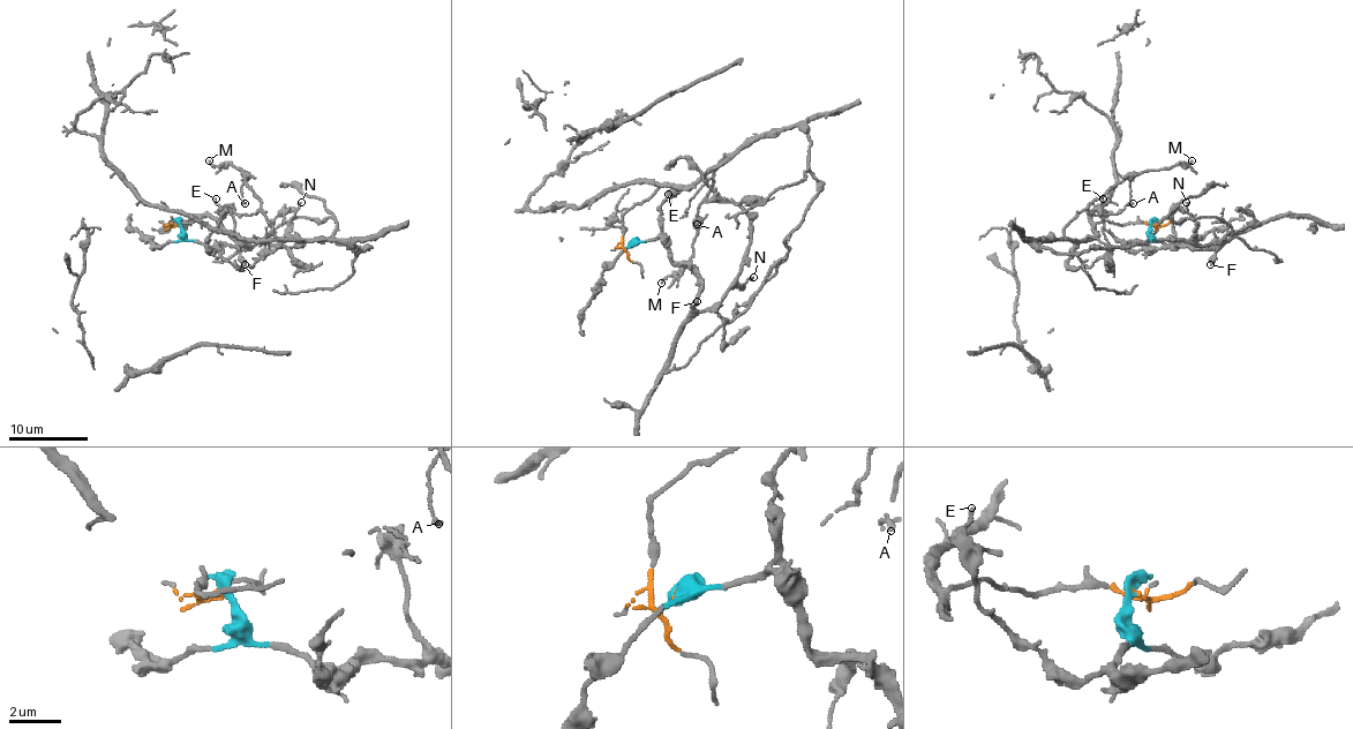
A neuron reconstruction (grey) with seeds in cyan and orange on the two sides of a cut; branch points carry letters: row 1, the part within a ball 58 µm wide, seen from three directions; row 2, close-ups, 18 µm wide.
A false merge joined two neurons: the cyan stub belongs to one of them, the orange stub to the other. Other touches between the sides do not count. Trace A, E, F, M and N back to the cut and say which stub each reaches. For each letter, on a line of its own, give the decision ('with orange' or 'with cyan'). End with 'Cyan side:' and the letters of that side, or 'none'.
A: with orange
E: with cyan
F: with cyan
M: with orange
N: with cyan
Cyan side: E, F, N

